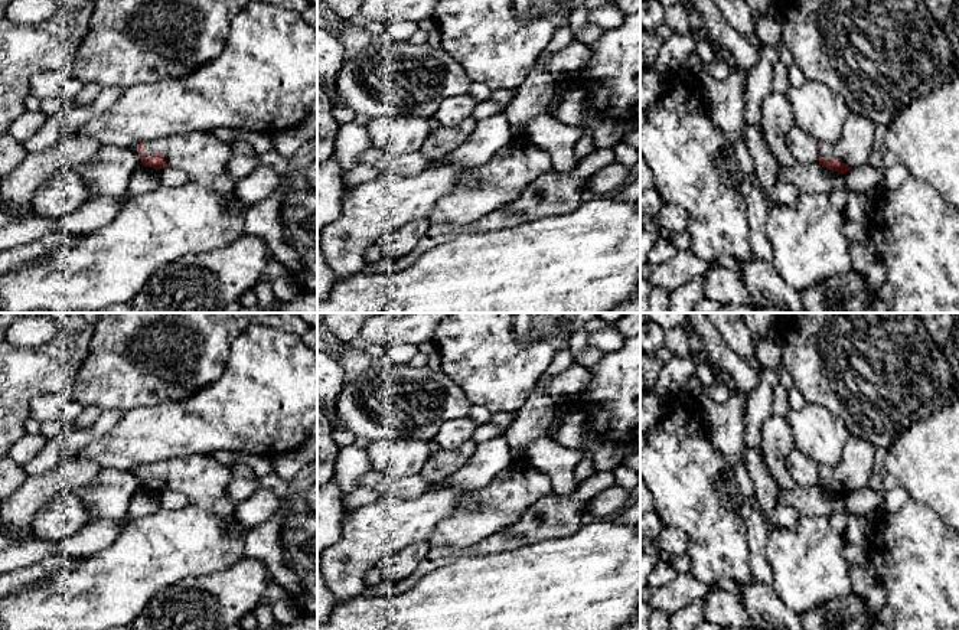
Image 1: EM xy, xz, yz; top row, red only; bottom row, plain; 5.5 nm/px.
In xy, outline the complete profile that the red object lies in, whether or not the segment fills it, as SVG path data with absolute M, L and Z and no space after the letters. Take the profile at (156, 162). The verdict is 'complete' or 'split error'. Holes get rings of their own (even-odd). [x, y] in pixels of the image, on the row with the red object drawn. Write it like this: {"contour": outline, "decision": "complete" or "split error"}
{"contour": "M193 131L133 147L143 166L183 170L189 182L180 187L160 186L147 195L131 196L108 225L84 235L72 247L1 275L0 313L98 313L115 304L131 306L147 280L169 262L216 251L242 236L248 208L234 193L238 180L228 172L234 156L231 144L221 141L213 131Z", "decision": "split error"}

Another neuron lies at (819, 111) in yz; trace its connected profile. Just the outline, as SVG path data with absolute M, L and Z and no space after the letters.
M809 79L802 86L790 86L785 95L797 128L819 143L835 143L841 138L844 124L851 114L842 95L825 84Z

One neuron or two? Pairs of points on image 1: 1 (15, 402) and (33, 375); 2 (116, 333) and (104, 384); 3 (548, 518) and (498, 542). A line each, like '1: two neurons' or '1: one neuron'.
1: one neuron
2: one neuron
3: one neuron

